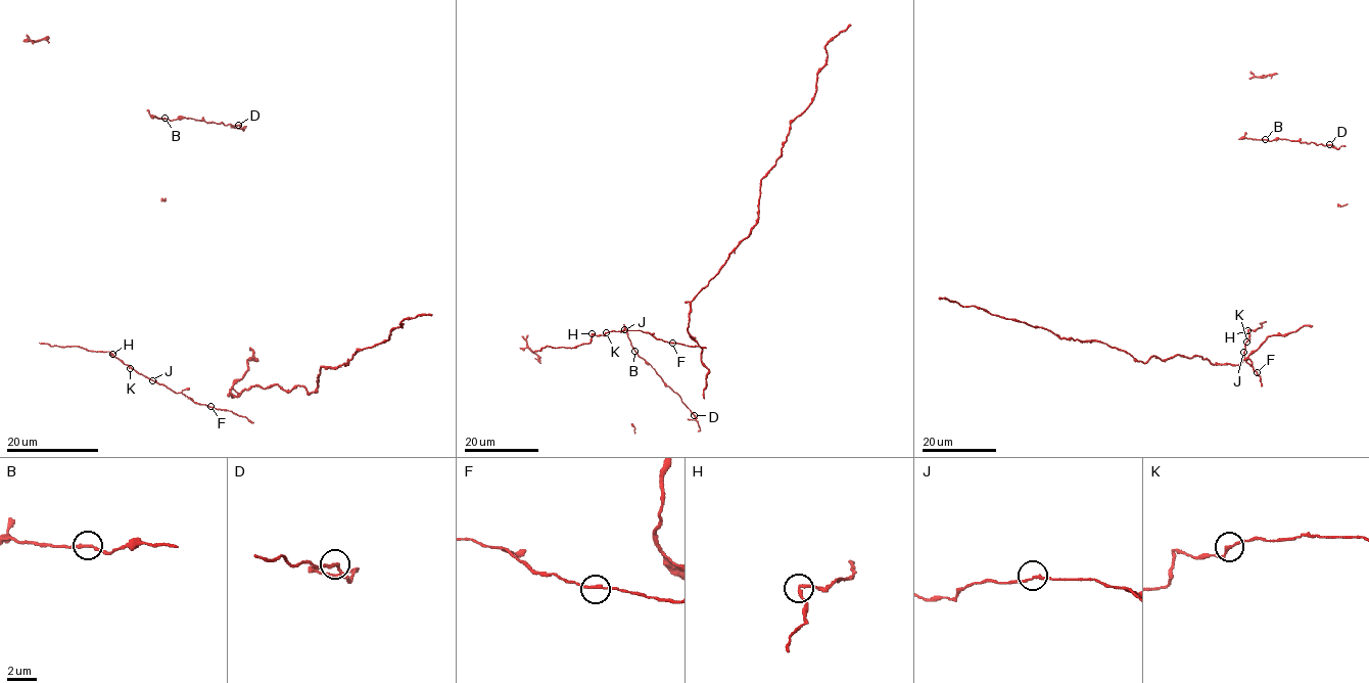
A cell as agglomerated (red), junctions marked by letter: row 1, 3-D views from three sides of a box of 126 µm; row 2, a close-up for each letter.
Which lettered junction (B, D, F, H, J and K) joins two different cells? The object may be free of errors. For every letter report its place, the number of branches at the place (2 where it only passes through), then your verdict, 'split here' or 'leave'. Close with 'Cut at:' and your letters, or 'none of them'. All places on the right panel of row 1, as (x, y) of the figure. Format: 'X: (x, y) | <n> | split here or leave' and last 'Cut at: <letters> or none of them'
B: (1265, 139) | 2 | leave
D: (1329, 144) | 2 | leave
F: (1257, 372) | 2 | leave
H: (1247, 330) | 2 | leave
J: (1243, 352) | 2 | leave
K: (1246, 342) | 2 | leave
Cut at: none of them

